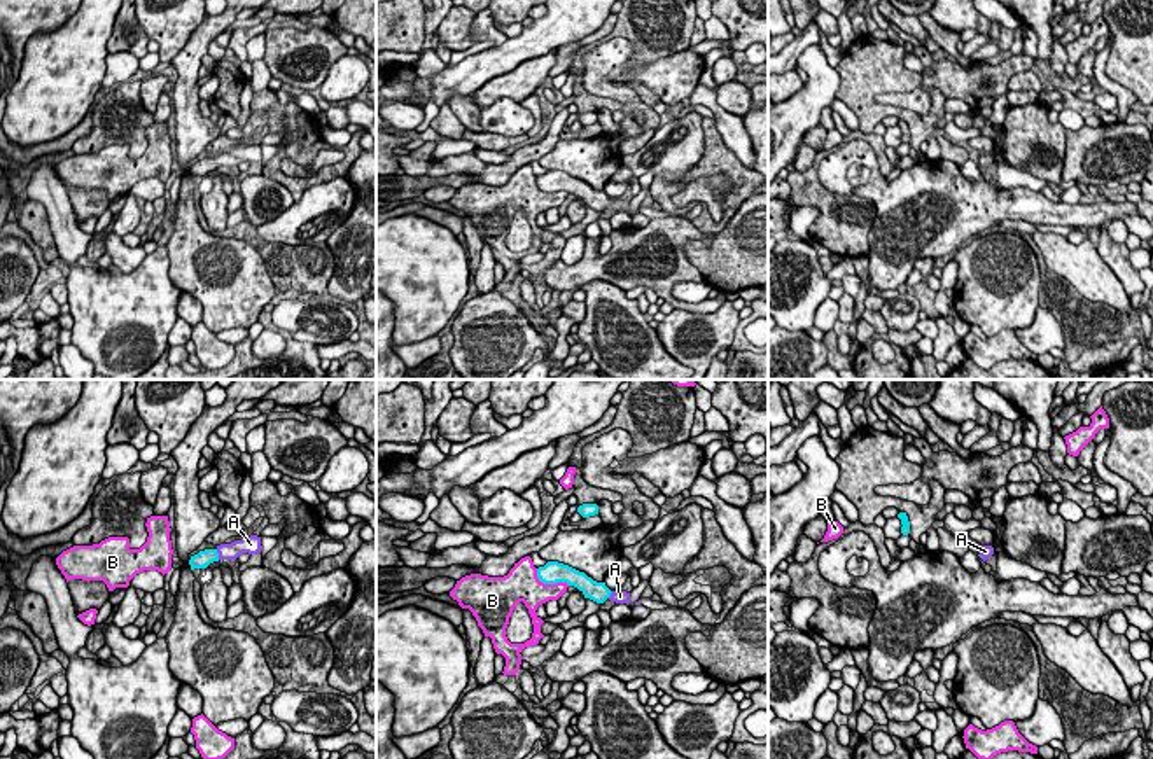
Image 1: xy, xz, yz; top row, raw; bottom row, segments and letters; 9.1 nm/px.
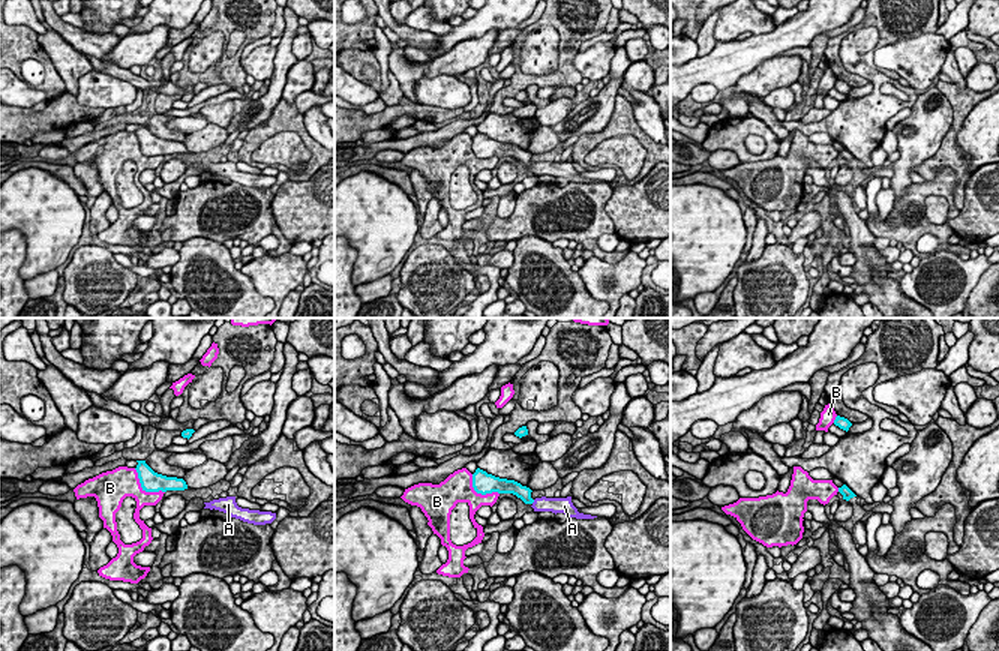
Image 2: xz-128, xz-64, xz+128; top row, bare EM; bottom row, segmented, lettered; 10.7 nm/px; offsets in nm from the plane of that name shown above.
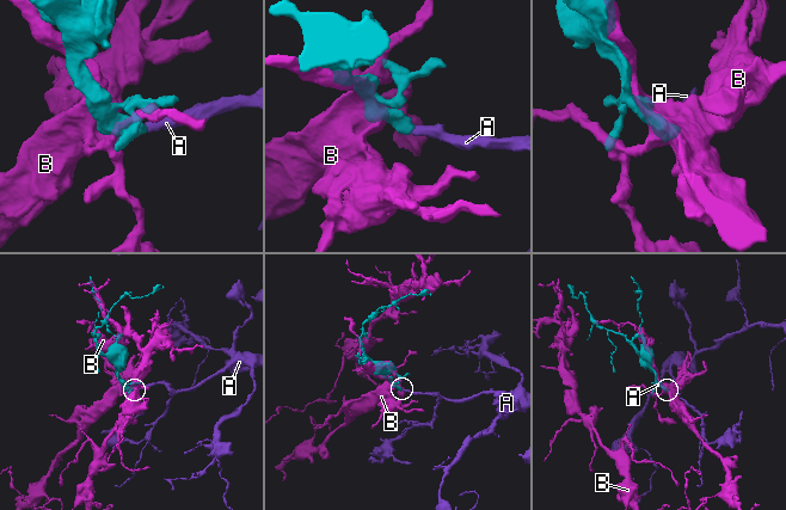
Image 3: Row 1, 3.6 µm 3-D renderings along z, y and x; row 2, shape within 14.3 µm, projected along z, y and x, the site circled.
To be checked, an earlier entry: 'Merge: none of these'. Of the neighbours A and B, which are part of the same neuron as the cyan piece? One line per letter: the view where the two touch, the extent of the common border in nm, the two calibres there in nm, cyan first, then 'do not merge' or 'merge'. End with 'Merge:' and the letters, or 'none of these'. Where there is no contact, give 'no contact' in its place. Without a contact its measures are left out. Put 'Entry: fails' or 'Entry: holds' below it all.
A: xy | 100 nm | 160/160 nm | merge
B: xz | 360 nm | 200/300 nm | do not merge
Merge: A
Entry: fails

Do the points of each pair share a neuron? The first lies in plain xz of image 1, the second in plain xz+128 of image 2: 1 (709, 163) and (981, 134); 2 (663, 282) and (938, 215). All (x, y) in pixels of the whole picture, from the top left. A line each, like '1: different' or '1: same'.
1: different
2: different

